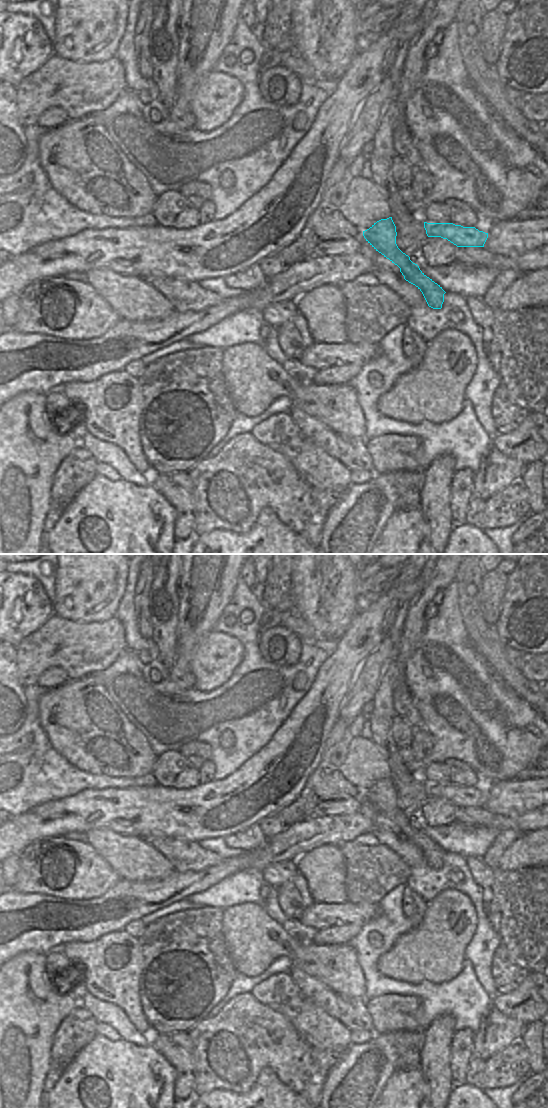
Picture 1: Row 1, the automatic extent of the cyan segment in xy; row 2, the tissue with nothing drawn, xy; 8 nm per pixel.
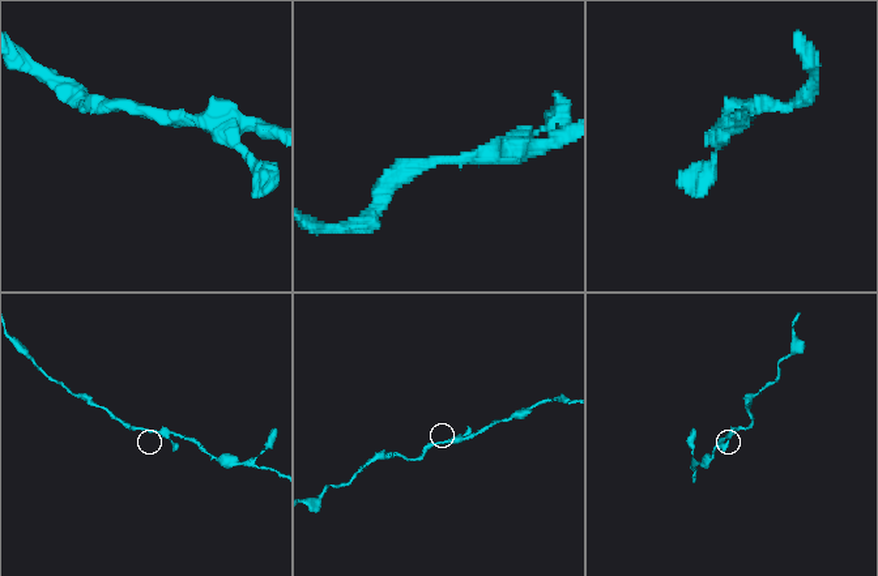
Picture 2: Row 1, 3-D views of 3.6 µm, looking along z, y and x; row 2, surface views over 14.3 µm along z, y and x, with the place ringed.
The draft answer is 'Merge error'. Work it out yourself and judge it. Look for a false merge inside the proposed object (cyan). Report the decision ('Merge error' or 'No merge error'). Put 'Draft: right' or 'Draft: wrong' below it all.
No merge error
Draft: wrong

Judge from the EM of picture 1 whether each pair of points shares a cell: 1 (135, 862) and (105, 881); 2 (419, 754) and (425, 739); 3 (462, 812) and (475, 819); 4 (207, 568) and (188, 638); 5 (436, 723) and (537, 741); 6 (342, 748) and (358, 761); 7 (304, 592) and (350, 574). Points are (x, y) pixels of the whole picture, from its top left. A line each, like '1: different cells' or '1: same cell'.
1: different cells
2: same cell
3: same cell
4: same cell
5: same cell
6: different cells
7: same cell

